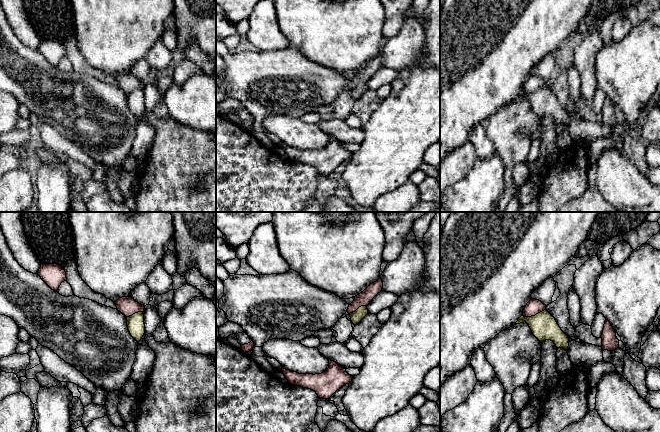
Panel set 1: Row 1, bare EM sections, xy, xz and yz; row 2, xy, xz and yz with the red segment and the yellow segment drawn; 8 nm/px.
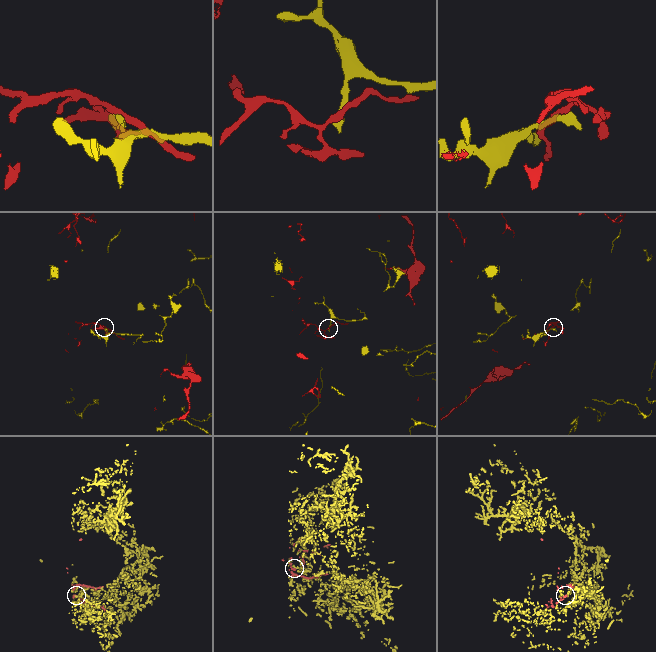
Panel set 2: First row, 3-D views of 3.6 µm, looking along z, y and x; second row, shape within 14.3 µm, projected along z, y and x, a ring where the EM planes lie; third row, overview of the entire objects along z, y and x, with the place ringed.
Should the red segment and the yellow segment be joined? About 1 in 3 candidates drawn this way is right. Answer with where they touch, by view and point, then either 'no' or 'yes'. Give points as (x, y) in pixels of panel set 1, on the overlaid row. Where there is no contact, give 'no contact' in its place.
yz (533, 315) | no

